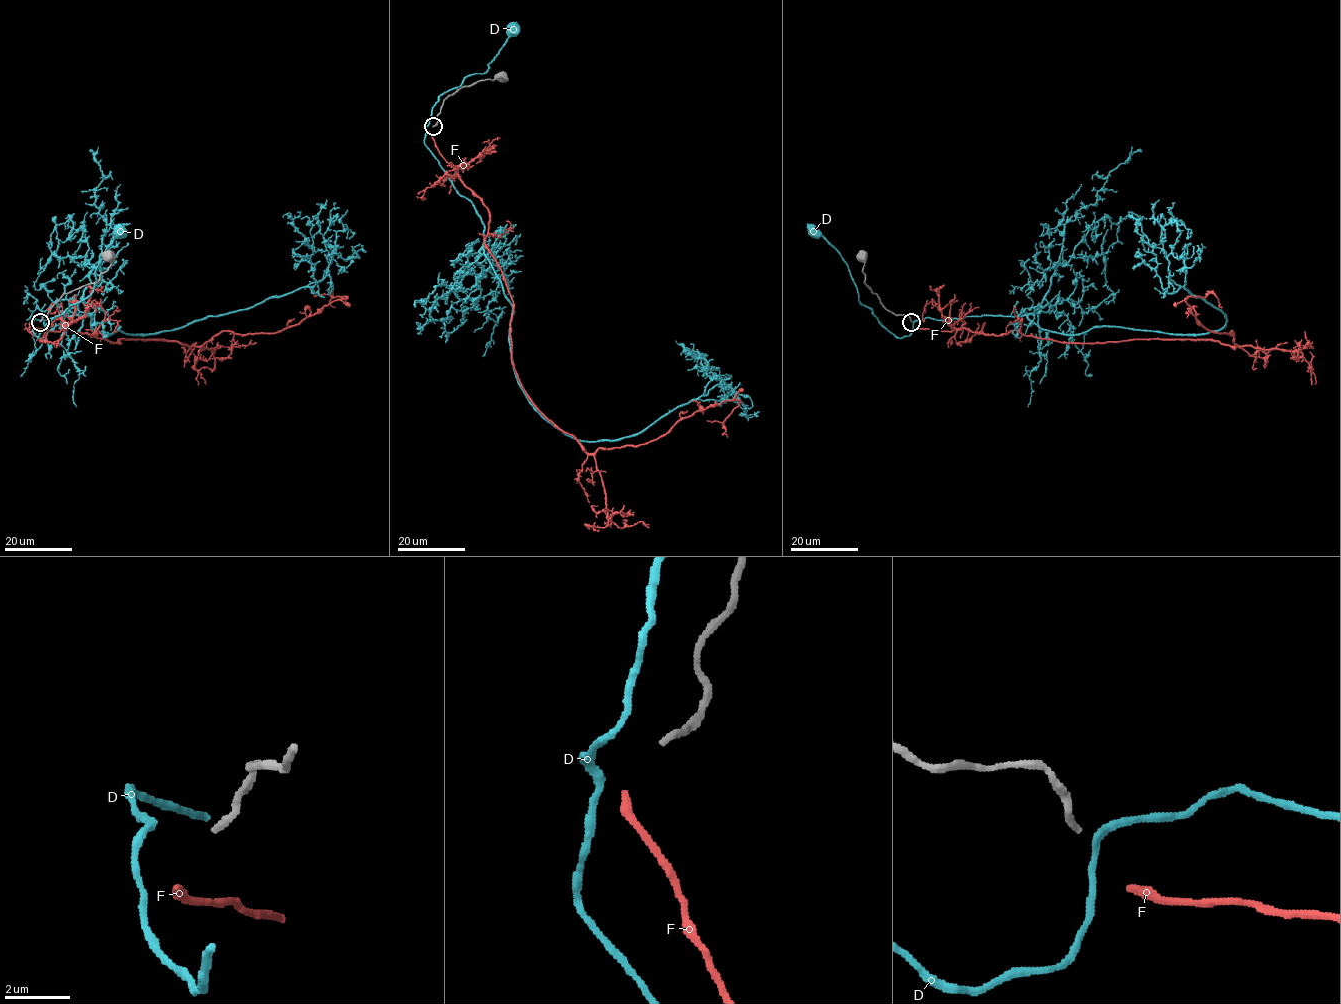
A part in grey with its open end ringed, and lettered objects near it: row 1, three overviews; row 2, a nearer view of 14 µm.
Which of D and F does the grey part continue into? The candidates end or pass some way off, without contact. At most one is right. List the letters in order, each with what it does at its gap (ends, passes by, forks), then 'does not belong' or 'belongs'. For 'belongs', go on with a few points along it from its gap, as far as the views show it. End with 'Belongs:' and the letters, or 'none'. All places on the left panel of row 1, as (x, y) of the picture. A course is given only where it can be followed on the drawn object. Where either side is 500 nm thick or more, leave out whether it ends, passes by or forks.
D: it passes by; does not belong
F: it ends; belongs; course (36, 327), (201, 345), (223, 331), (278, 333), (345, 297), (330, 292), (334, 307)
Belongs: F

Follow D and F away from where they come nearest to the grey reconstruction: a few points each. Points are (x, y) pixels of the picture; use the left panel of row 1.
D: (34, 320), (32, 332), (38, 338), (53, 318), (83, 301), (92, 291), (97, 264), (119, 229), (119, 232)
F: (36, 327), (201, 345), (223, 331), (278, 333), (345, 297), (330, 292), (334, 307)

